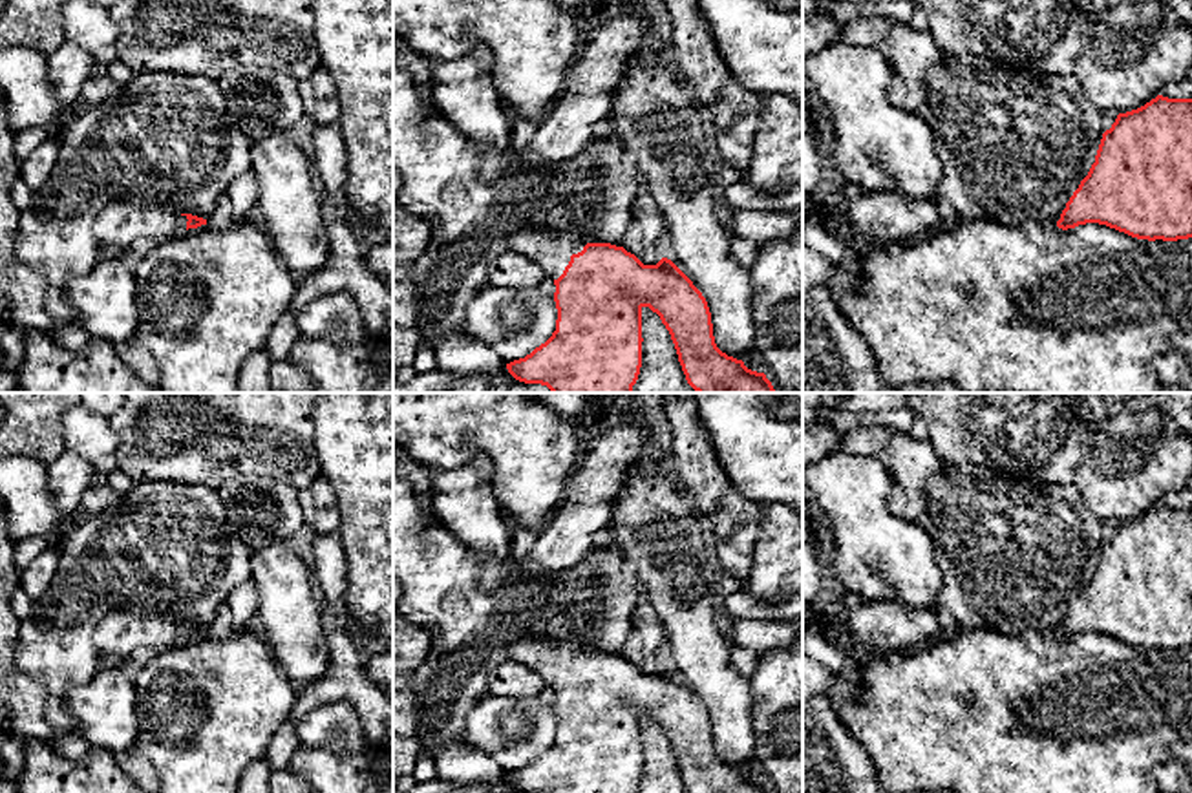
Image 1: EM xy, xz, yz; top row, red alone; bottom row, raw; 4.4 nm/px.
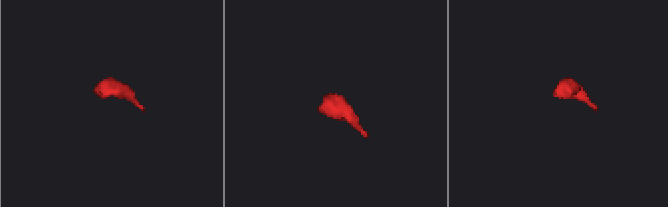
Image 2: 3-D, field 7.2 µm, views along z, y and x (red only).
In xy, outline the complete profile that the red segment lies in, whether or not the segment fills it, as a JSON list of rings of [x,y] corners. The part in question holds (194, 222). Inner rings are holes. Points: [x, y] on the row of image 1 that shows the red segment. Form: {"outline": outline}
{"outline": [[[139,197],[108,205],[93,225],[101,243],[130,248],[139,238],[163,239],[188,228],[207,225],[207,219],[192,214],[177,214],[165,206],[146,208]]]}

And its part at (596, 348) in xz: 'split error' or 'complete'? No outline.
split error

